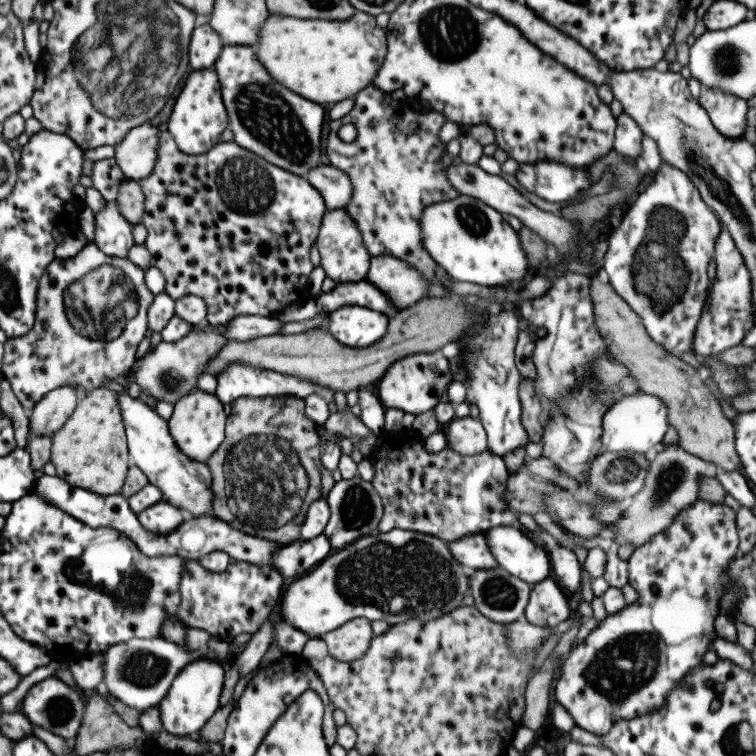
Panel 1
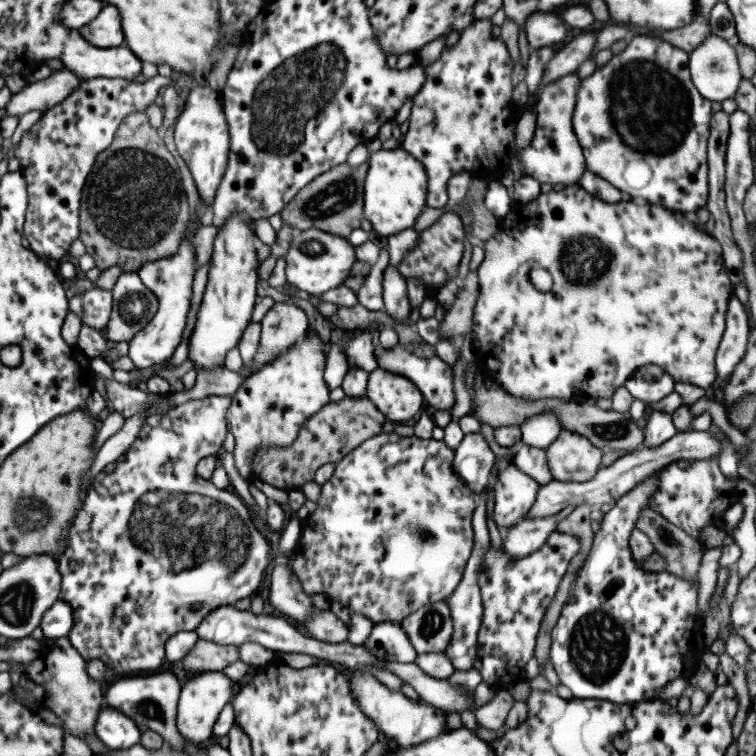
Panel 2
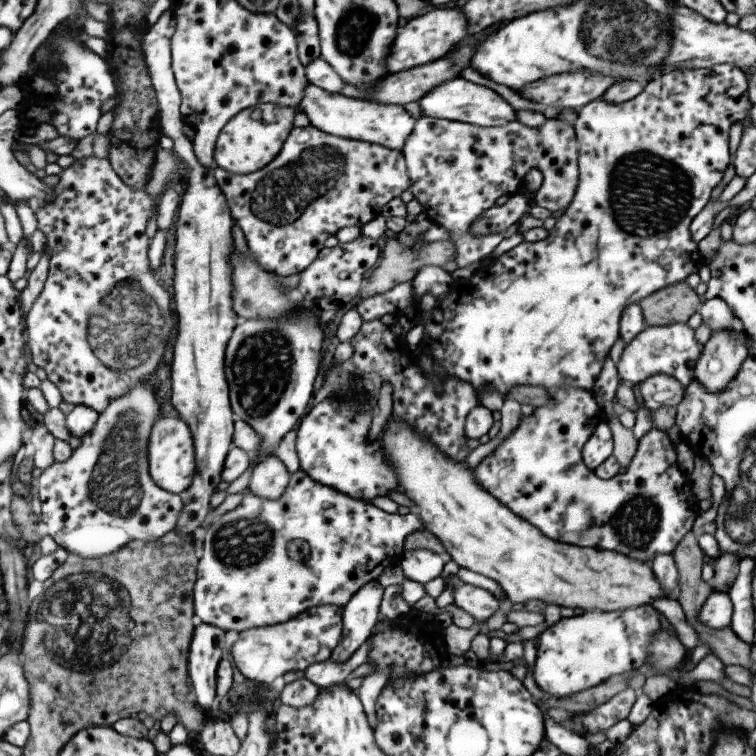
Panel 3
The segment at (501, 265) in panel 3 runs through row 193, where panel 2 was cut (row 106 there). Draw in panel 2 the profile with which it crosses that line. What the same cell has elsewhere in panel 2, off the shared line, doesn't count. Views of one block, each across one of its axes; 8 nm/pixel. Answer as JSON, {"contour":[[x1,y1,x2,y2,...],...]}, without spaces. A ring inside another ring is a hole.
{"contour":[[646,33,644,36,628,38,627,46,622,52,612,55,609,61,596,68,593,74,580,80,577,94,575,94,571,126,583,154,585,169,606,180,612,187,620,190,622,194,625,194,634,202,655,202,655,204,666,209,693,215,698,208,705,206,708,197,706,143,711,129,709,122,711,122,712,111,711,101,705,100,693,87,687,71,688,58,687,52,683,52,683,50,679,50,679,48,675,48,675,46,671,46,667,42,657,40,657,37,650,33]]}

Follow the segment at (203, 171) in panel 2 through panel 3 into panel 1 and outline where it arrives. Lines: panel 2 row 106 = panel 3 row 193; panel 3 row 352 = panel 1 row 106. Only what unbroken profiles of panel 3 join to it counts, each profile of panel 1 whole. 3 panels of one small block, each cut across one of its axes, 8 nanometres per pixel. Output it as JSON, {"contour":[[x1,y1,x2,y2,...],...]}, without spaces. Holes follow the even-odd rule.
{"contour":[[213,69,193,70,172,102,166,131,176,148,187,155,201,155,218,144,220,134,228,128,225,107,220,95,219,82]]}

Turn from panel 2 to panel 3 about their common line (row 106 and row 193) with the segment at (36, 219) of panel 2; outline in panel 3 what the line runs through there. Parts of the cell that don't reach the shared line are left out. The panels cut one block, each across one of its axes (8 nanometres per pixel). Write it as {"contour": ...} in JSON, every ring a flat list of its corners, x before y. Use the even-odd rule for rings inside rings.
{"contour":[[94,155,75,159,67,168,62,169,56,185,52,187,52,197,48,201,39,202,34,213,36,229,45,236,46,249,49,254,48,271,39,296,32,302,30,311,24,316,25,341,29,345,32,362,45,372,46,379,59,390,62,400,69,404,85,405,92,408,97,414,105,405,124,395,134,384,143,381,148,374,155,370,155,366,162,358,166,340,175,336,175,311,171,308,171,292,166,292,159,283,157,277,150,273,146,257,150,240,145,235,145,224,150,218,149,211,154,209,152,198,143,189,129,188,113,172,106,158,97,158]]}

